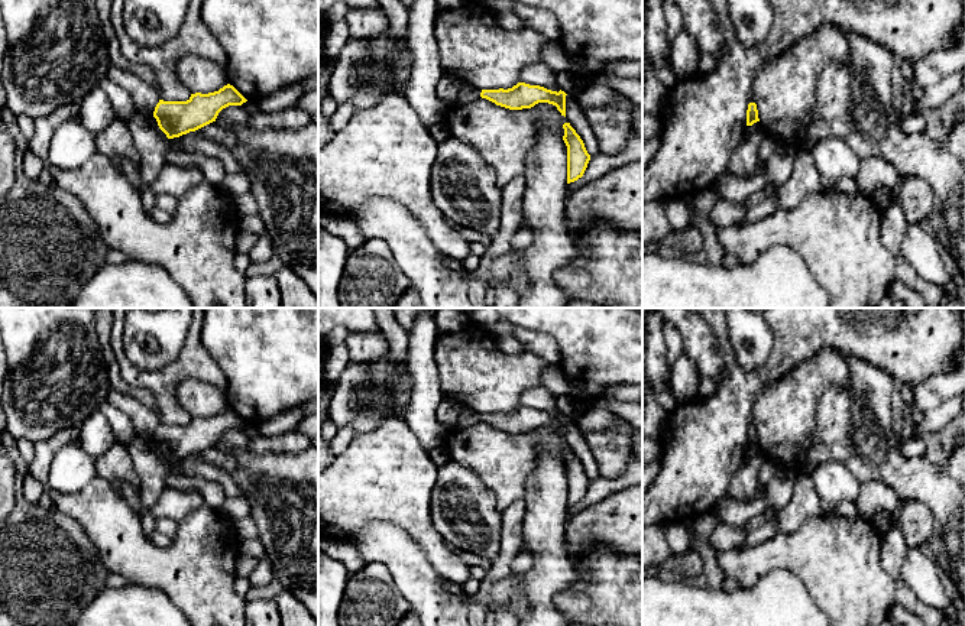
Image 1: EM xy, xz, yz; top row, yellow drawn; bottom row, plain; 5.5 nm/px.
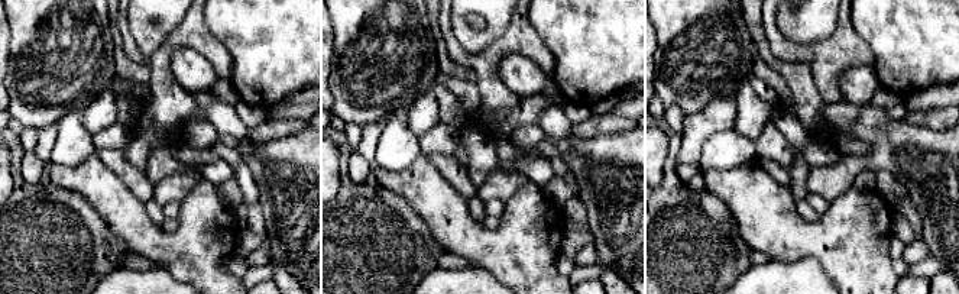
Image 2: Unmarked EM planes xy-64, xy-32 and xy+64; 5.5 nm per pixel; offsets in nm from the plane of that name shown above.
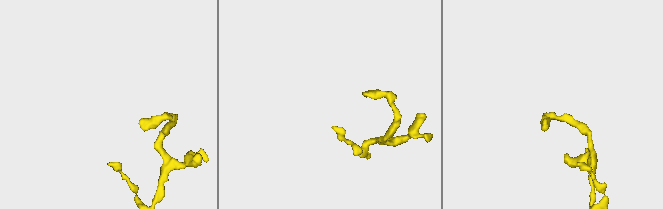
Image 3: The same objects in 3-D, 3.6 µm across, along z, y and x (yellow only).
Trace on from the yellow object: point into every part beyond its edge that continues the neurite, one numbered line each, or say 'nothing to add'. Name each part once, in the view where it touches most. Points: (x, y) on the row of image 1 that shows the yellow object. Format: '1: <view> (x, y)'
1: xy (145, 97)

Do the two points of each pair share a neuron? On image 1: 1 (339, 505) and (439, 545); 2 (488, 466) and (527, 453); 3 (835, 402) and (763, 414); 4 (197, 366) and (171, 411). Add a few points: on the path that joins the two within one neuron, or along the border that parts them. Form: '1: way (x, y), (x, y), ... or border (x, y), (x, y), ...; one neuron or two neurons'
1: way (363, 505), (397, 505), (414, 522); one neuron
2: way (498, 460), (507, 460), (517, 454); one neuron
3: border (842, 385), (829, 385), (821, 395), (812, 438); two neurons
4: way (184, 369), (169, 383), (169, 398); one neuron

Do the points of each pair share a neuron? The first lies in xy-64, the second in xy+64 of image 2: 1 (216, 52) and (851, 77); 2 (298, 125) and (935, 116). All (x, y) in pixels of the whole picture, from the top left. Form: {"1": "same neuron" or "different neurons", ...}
{"1": "different neurons", "2": "same neuron"}

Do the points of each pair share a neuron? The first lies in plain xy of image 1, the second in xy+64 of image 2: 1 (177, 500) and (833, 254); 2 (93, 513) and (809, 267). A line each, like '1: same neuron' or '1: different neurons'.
1: different neurons
2: different neurons

